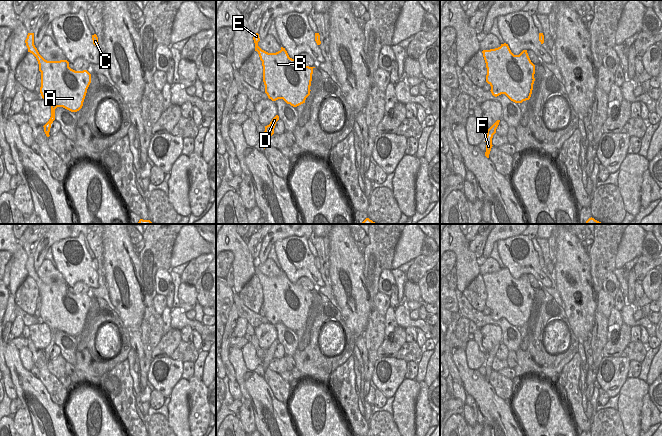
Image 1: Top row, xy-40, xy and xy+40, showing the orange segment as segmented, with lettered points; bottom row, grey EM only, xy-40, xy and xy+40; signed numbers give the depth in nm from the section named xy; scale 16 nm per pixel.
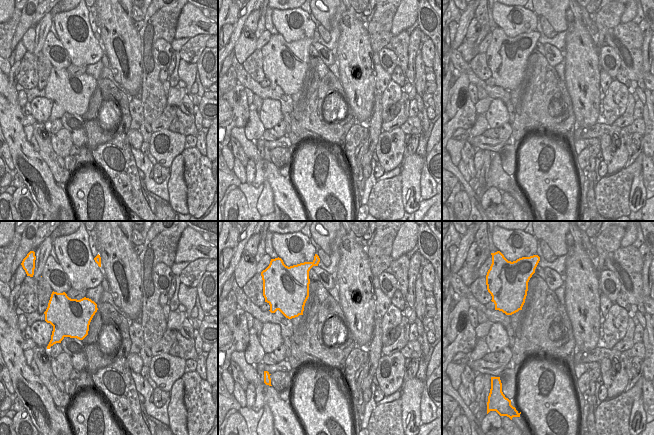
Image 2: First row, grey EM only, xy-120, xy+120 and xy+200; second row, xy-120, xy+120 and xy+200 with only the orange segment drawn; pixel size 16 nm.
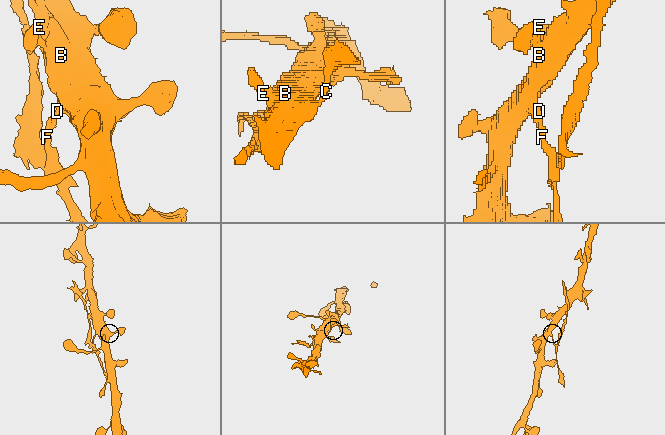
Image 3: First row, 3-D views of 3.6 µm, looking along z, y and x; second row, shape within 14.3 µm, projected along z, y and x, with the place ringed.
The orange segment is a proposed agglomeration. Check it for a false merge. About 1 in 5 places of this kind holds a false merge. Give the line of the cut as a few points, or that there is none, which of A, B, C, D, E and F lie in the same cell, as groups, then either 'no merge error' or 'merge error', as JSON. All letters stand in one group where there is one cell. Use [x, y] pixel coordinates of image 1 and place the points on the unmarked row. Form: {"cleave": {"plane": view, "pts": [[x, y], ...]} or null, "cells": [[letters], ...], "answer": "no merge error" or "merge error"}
{"cleave": null, "cells": [["A", "B", "C", "D", "E", "F"]], "answer": "no merge error"}

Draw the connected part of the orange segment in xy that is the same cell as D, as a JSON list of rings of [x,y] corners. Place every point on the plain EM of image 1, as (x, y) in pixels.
[[[276,339],[272,345],[270,346],[269,349],[265,350],[265,355],[264,355],[264,358],[262,360],[262,367],[263,367],[263,370],[264,370],[264,373],[266,371],[266,369],[269,367],[269,364],[271,362],[271,360],[274,358],[274,352],[275,352],[275,349],[276,349],[276,346],[279,344],[279,340]]]

